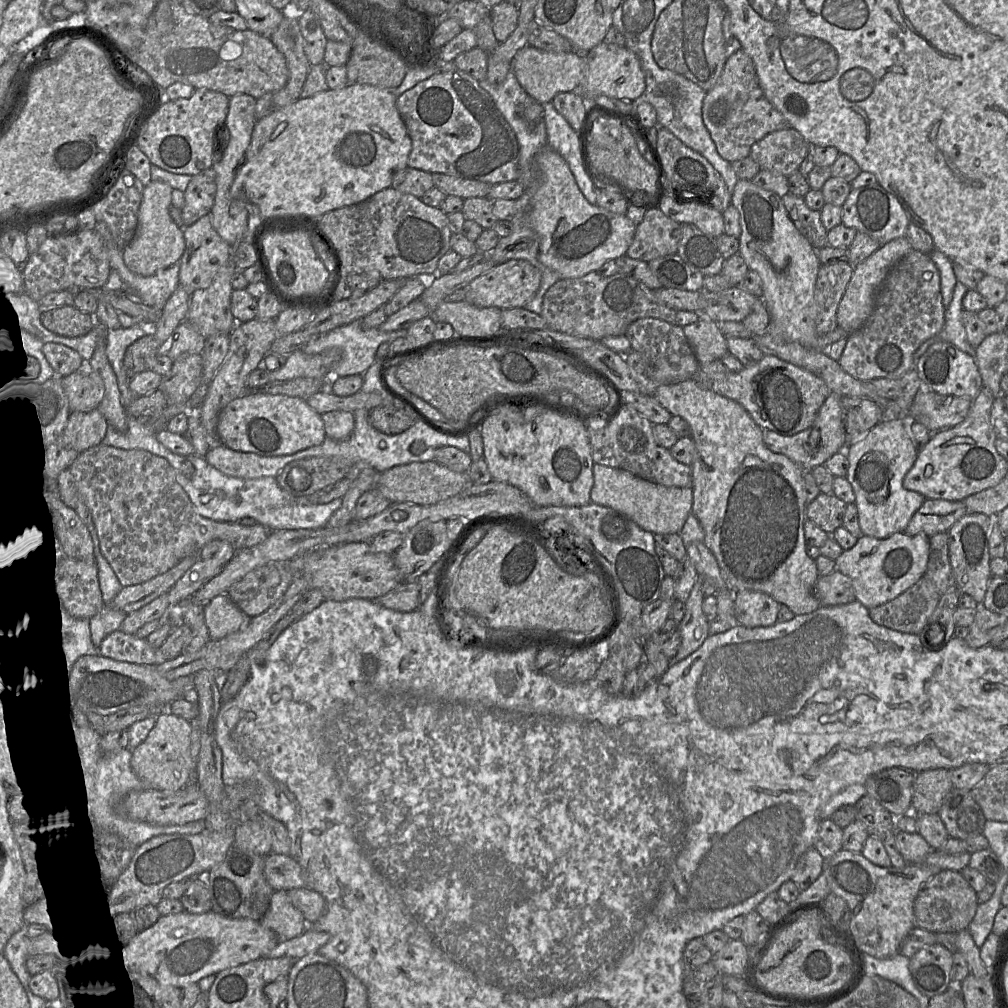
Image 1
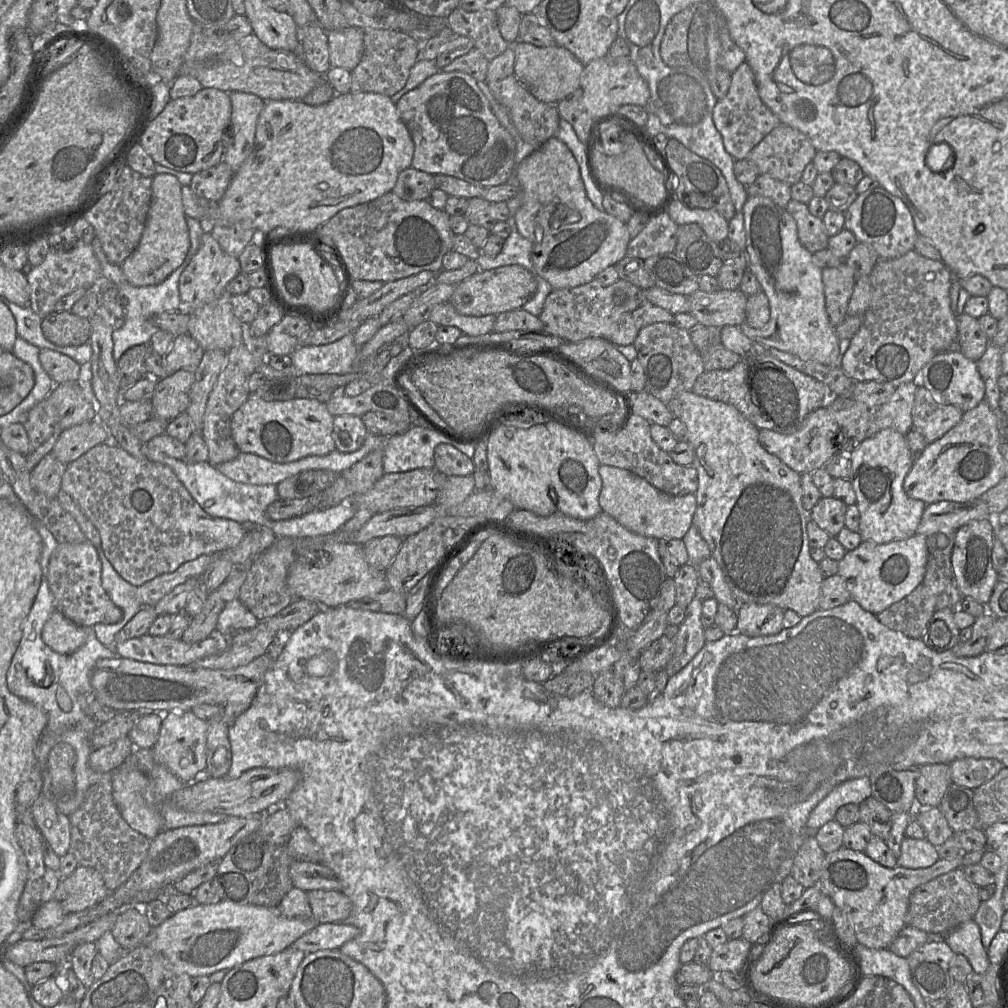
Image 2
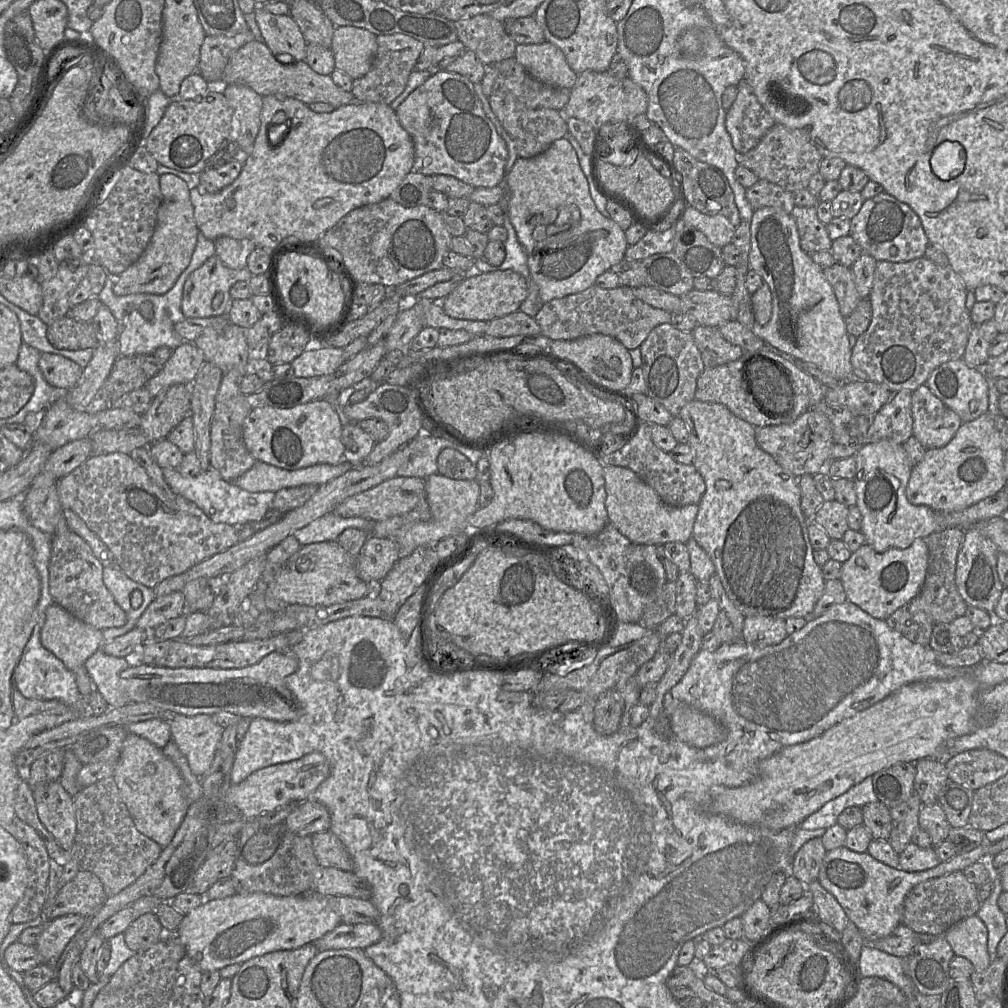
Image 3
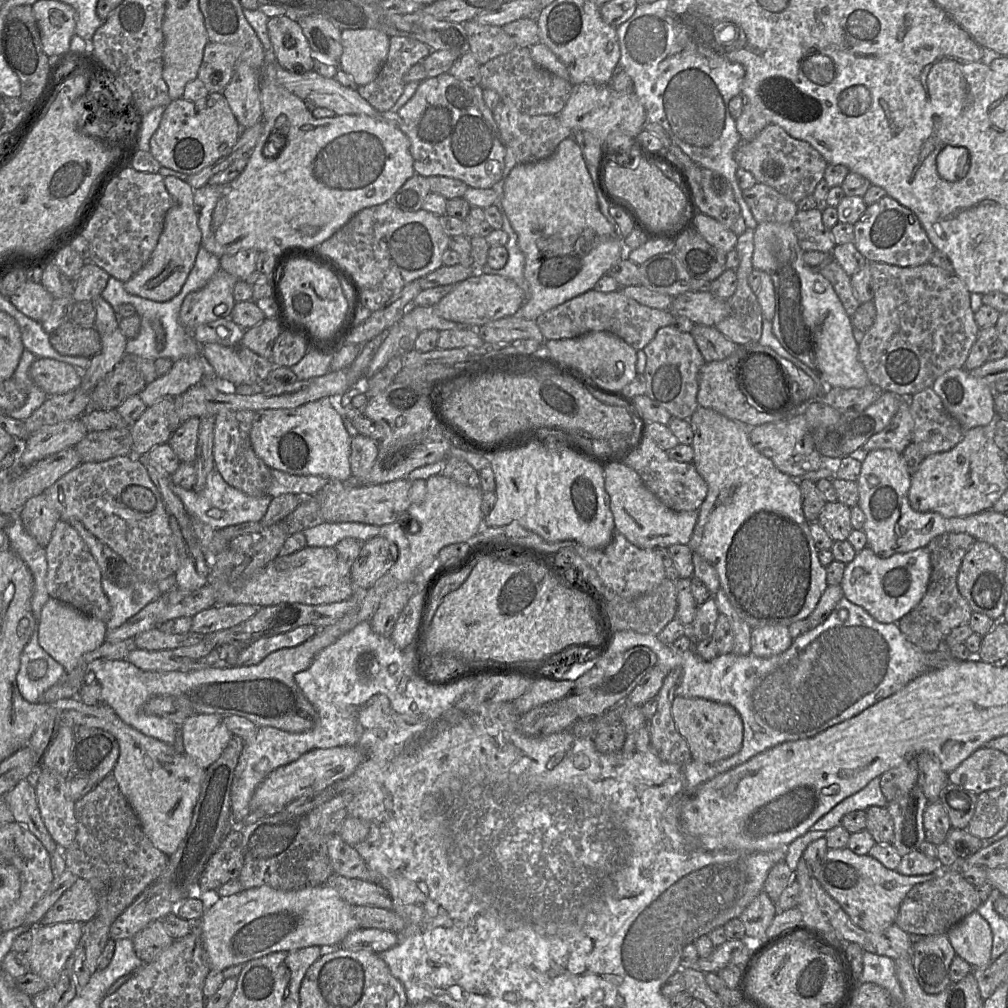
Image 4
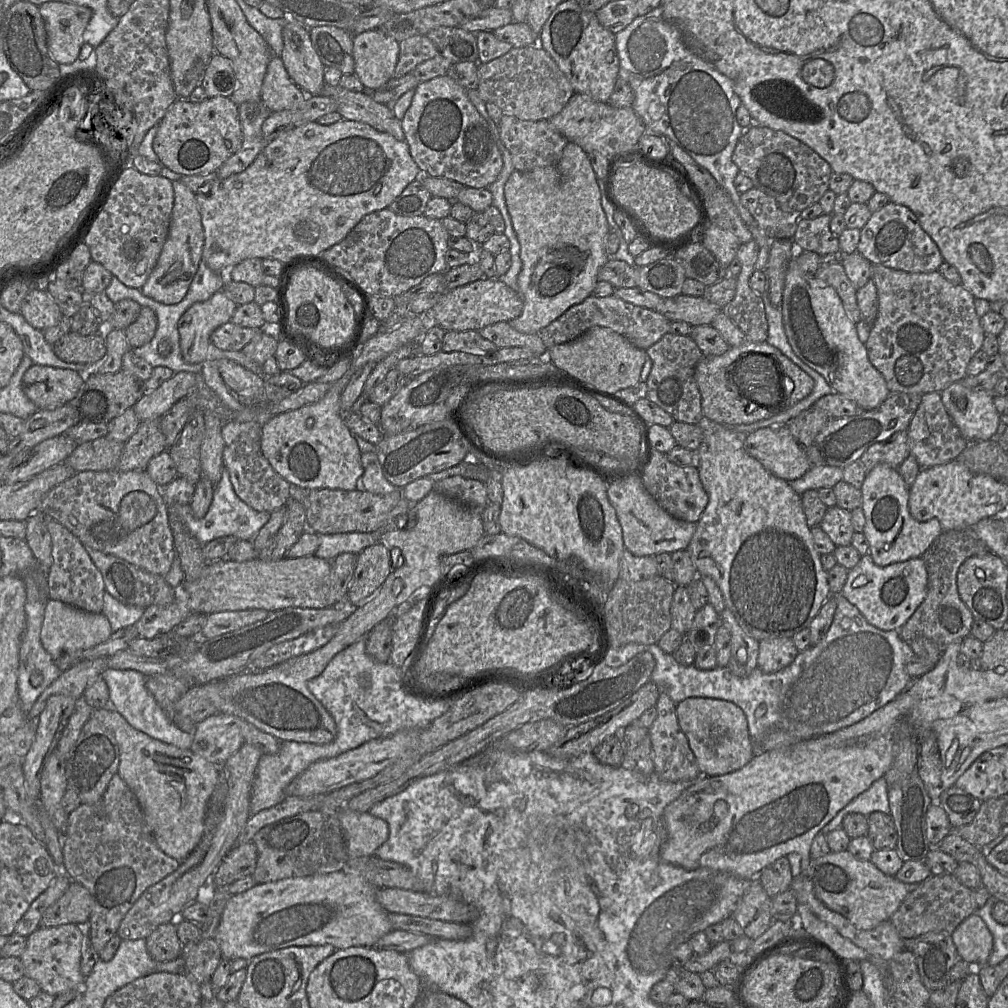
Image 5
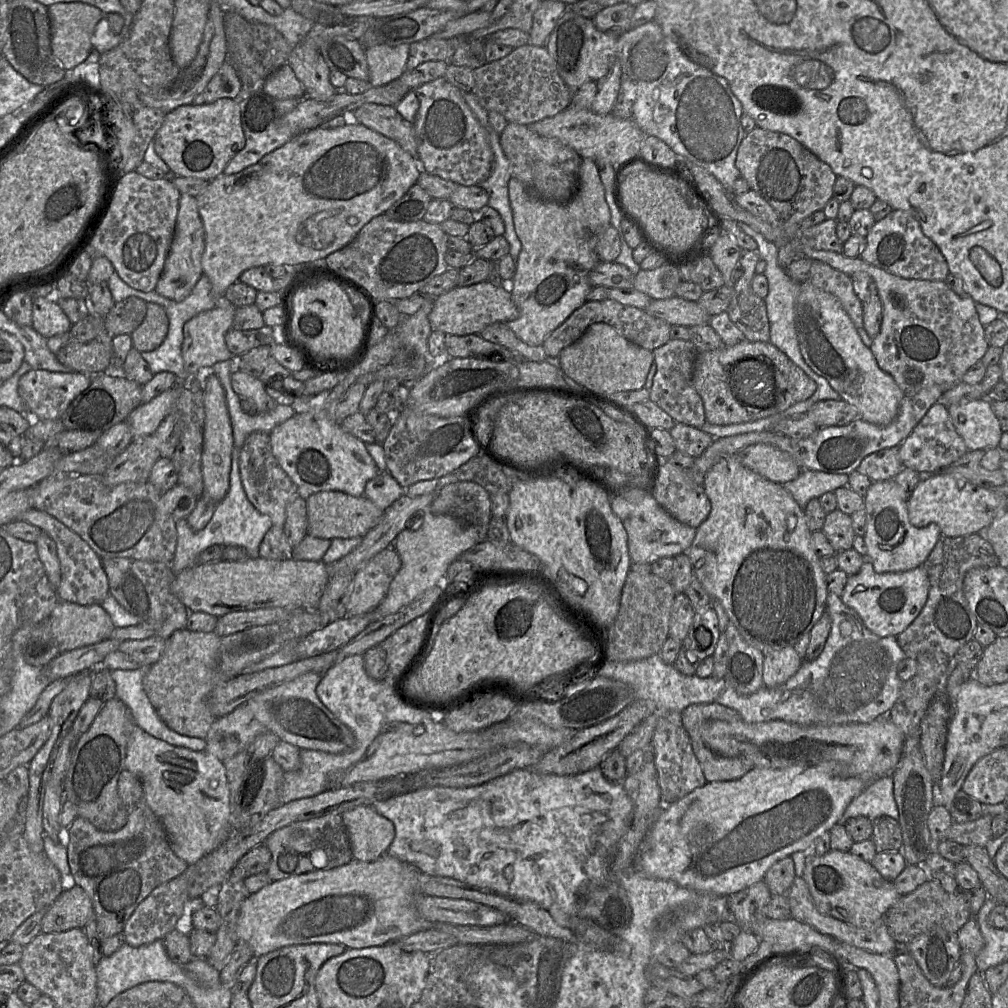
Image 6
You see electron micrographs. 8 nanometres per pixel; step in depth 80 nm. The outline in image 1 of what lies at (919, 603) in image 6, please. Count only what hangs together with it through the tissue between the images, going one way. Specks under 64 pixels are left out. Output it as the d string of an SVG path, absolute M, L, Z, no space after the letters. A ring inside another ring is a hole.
M903 532L892 534L884 539L862 535L852 548L843 550L841 555L834 561L835 570L851 579L856 600L867 609L871 609L896 598L923 577L927 568L928 557L928 537L924 534L909 536Z

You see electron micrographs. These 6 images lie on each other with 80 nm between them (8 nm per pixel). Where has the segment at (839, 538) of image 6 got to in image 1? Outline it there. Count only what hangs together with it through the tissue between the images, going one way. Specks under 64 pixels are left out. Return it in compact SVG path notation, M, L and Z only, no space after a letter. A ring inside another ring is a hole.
M820 493L806 506L807 518L831 535L843 524L846 503L834 494Z

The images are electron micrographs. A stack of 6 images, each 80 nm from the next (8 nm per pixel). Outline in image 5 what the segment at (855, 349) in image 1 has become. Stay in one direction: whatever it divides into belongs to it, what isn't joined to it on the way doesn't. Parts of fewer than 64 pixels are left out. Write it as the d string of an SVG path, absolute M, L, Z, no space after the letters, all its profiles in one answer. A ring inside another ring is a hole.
M871 263L871 276L875 283L878 296L878 315L872 323L870 335L864 343L869 361L885 379L890 393L903 392L907 394L925 394L928 392L941 392L950 384L960 381L967 374L966 369L972 357L982 349L985 333L976 314L974 296L961 284L954 284L943 277L939 271L915 273L894 269L877 263Z

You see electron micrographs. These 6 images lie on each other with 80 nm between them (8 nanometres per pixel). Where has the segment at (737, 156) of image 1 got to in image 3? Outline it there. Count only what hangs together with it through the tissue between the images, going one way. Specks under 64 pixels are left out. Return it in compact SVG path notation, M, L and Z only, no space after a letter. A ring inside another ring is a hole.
M745 79L737 85L737 89L737 97L726 113L725 126L731 136L733 147L739 155L742 155L754 148L776 122L760 104Z

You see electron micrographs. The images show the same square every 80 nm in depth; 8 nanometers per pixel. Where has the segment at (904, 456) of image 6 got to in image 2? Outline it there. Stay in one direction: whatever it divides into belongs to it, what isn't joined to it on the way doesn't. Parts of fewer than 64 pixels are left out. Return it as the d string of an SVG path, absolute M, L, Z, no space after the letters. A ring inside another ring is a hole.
M917 385L912 408L912 428L921 433L928 443L938 440L955 427L963 414L960 408L941 402L923 385Z

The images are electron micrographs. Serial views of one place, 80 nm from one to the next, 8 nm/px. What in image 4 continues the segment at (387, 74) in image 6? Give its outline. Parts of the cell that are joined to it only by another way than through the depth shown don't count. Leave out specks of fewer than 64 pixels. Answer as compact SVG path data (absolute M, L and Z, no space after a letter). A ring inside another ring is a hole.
M372 29L341 30L343 52L339 68L350 75L358 86L373 81L389 51L390 37Z

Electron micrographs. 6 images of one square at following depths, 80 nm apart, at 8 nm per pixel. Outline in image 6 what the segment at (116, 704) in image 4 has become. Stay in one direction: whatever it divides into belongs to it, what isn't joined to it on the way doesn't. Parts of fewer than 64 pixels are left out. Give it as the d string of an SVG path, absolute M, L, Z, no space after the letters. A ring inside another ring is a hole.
M145 669L112 670L110 674L116 685L115 698L127 706L138 727L173 746L185 747L193 751L205 750L205 740L177 733L159 717L143 688Z

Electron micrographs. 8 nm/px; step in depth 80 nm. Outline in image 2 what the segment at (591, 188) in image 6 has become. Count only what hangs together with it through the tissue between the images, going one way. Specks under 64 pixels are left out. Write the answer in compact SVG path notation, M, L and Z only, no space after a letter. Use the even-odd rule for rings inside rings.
M557 137L522 160L516 178L522 190L522 203L515 214L518 231L532 242L535 275L544 278L552 290L586 284L626 256L631 240L627 223L593 205L573 153Z

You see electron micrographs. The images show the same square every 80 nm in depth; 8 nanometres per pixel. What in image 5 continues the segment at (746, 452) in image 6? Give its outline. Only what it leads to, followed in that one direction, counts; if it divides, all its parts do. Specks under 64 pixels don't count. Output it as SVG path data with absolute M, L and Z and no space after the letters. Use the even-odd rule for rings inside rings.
M787 425L760 428L745 437L746 452L770 473L785 481L802 477L811 467Z

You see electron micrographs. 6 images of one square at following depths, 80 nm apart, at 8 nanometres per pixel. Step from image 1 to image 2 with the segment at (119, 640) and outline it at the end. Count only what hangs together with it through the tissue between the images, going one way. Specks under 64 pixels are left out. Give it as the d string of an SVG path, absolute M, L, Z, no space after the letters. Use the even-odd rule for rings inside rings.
M146 634L124 642L114 642L112 648L121 658L157 665L188 666L201 658L219 654L228 646L228 638L219 635L186 643L180 638Z

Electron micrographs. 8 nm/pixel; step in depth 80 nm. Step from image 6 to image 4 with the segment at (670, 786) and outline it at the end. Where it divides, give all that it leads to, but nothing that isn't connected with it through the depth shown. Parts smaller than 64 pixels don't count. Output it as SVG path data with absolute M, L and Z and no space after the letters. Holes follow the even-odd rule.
M675 667L665 676L656 696L656 712L649 721L652 749L663 761L672 764L688 764L693 760L688 743L679 733L672 715L672 703L682 673L681 667Z

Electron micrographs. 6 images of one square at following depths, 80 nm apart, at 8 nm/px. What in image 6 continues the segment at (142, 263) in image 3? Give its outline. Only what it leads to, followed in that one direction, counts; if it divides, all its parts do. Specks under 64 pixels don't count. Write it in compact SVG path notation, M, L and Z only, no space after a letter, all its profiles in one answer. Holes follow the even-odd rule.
M181 194L174 237L165 261L163 272L154 291L176 302L183 301L191 293L203 274L201 261L204 249L205 231L198 213L196 197Z

